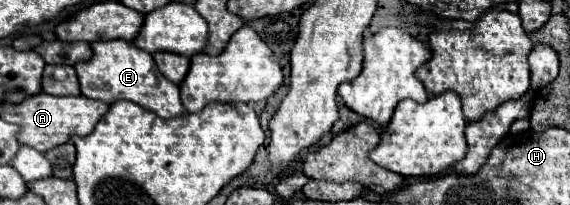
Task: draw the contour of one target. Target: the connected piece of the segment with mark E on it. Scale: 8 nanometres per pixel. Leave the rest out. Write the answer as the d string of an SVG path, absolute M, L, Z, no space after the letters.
M122 39L114 41L98 41L92 45L92 59L76 63L76 73L80 79L82 95L90 99L98 99L104 103L116 103L120 99L134 101L140 107L154 111L162 119L180 117L184 113L182 101L180 101L180 89L178 85L170 83L156 67L150 53L134 47L132 43L126 43Z

